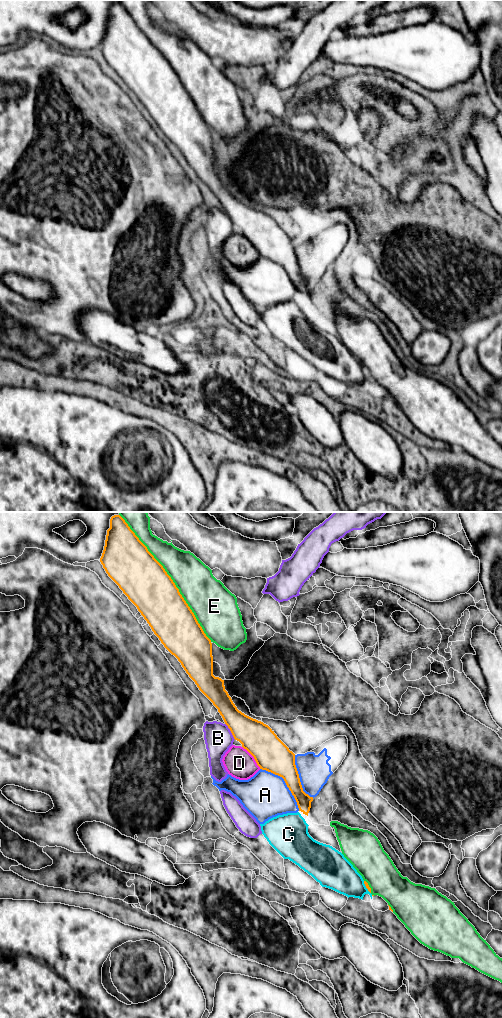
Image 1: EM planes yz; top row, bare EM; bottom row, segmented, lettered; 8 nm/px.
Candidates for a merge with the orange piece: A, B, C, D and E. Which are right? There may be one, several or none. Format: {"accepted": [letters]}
{"accepted": []}

